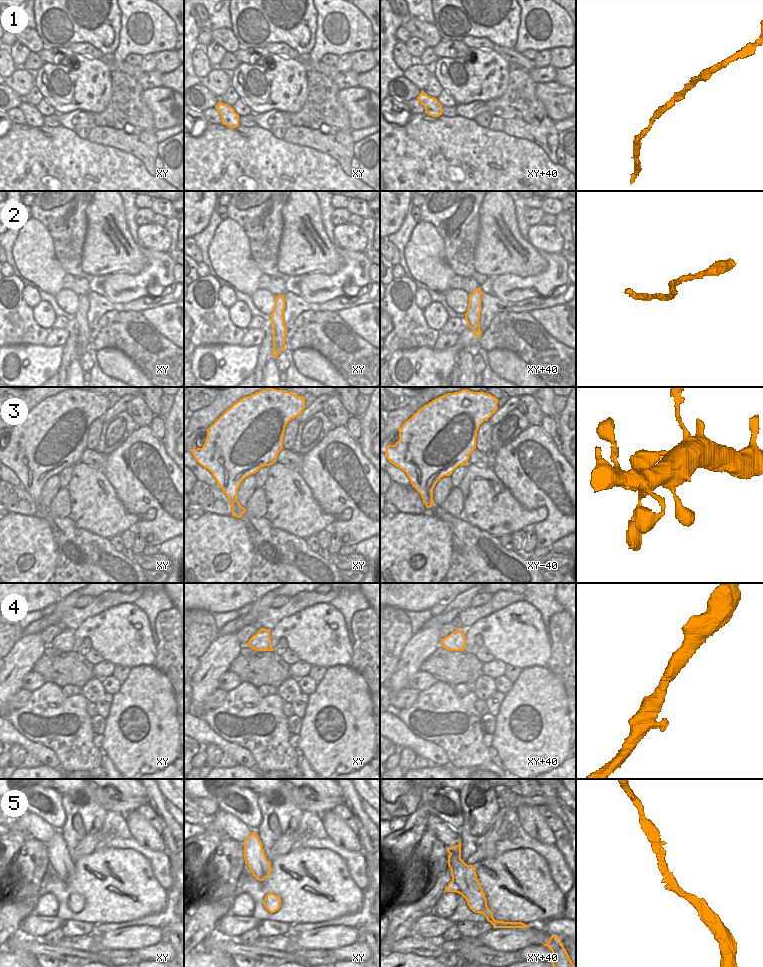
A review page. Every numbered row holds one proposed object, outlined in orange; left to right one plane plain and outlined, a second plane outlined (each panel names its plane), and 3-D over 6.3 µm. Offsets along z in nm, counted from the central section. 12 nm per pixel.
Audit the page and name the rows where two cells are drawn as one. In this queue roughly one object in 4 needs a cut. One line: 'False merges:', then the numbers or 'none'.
False merges: none

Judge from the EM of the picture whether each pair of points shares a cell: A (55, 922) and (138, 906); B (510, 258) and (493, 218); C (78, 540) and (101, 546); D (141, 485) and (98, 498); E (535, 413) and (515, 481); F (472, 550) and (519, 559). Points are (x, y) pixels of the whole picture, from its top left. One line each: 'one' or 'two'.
A: two
B: one
C: one
D: two
E: two
F: one

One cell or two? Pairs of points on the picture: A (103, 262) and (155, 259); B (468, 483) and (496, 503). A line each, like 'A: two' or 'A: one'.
A: two
B: one

